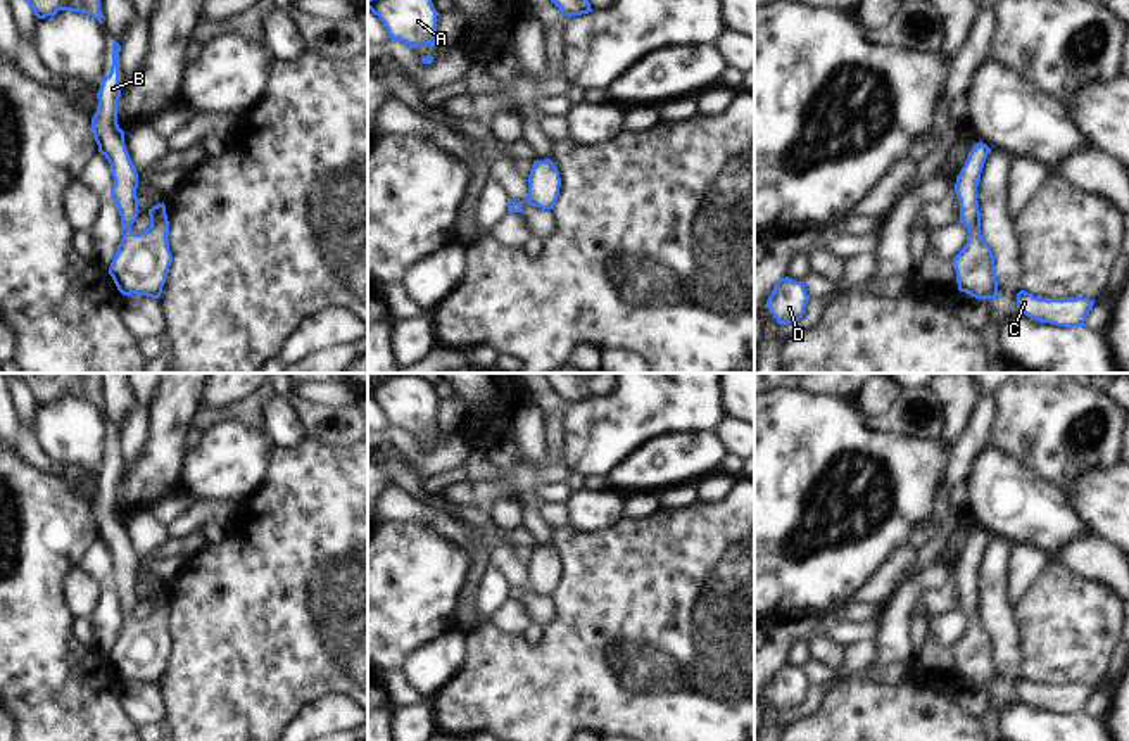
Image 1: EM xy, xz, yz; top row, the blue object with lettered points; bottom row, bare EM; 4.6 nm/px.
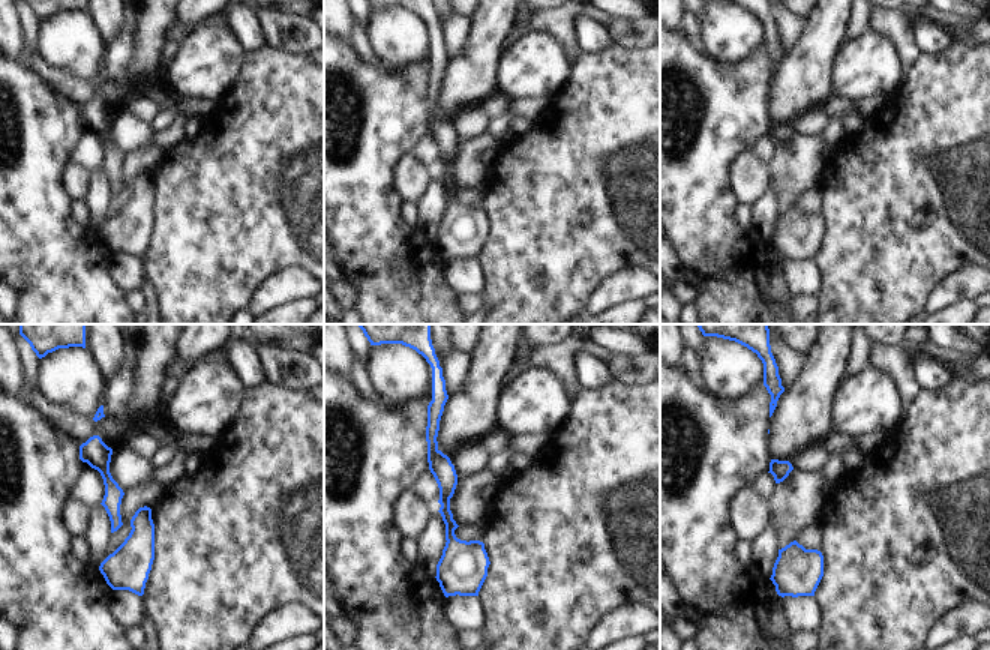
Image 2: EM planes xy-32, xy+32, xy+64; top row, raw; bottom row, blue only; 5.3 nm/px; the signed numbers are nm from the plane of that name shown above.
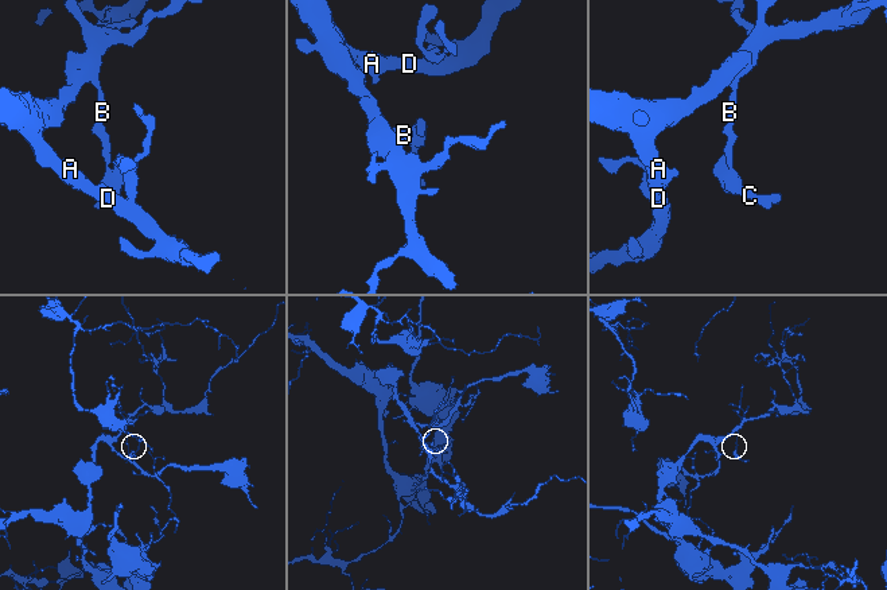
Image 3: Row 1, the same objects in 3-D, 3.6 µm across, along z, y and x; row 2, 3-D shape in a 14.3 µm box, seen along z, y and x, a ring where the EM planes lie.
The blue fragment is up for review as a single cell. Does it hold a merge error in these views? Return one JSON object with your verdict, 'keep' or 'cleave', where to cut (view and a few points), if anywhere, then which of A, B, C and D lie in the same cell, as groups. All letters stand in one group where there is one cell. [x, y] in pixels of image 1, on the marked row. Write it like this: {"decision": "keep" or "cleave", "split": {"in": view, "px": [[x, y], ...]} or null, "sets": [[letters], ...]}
{"decision": "keep", "split": null, "sets": [["A", "B", "C", "D"]]}

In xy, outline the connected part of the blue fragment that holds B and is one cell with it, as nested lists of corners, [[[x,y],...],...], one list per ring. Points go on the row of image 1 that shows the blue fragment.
[[[112,43],[110,73],[100,81],[98,105],[91,117],[98,152],[109,161],[114,178],[110,199],[121,216],[123,240],[117,245],[109,275],[123,295],[136,294],[159,299],[173,263],[167,242],[169,221],[162,202],[148,209],[150,226],[145,231],[131,231],[131,225],[140,212],[138,173],[126,150],[124,131],[117,124],[117,100],[121,97],[119,52],[121,45]]]

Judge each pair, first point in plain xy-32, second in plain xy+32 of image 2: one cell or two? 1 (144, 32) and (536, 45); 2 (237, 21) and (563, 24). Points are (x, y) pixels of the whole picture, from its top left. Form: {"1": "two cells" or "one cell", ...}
{"1": "two cells", "2": "two cells"}

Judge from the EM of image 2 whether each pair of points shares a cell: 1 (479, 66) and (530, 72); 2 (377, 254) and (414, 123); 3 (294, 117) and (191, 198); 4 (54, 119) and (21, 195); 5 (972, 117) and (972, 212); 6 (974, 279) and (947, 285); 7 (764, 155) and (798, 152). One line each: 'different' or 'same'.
1: different
2: same
3: same
4: same
5: same
6: same
7: different

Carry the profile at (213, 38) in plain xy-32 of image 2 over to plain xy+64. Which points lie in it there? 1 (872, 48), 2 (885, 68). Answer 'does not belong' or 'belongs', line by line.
1: belongs
2: belongs

